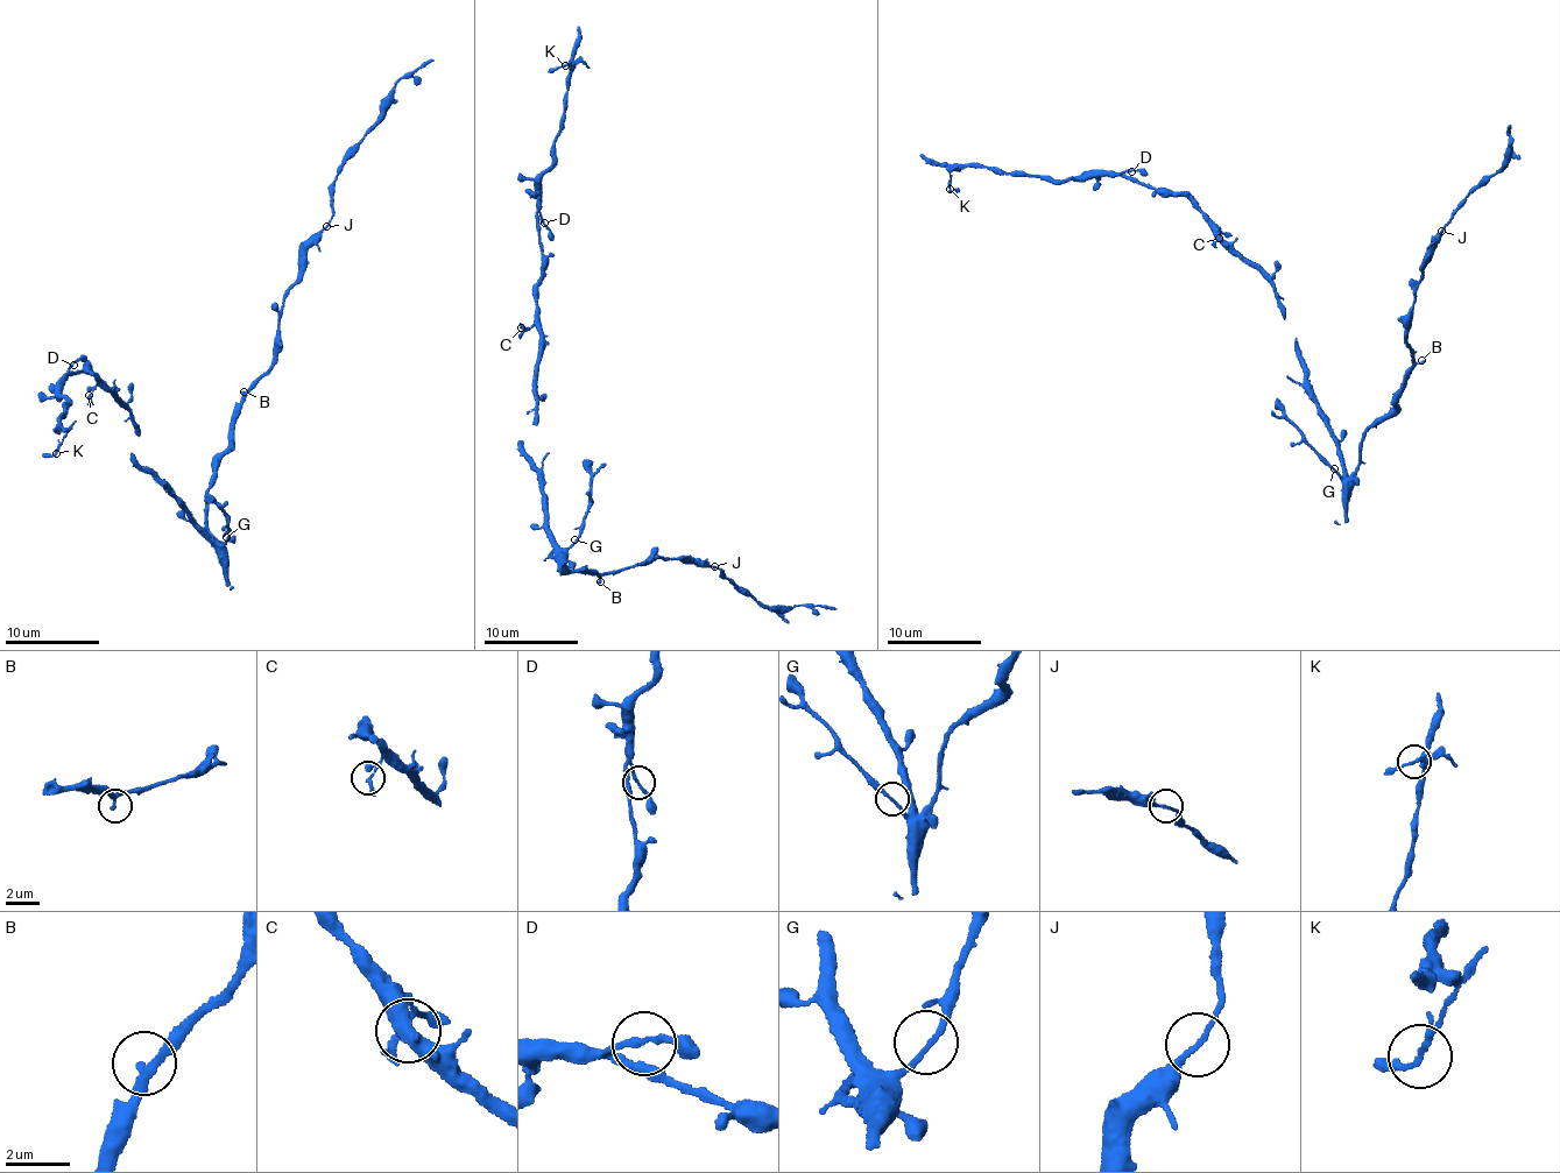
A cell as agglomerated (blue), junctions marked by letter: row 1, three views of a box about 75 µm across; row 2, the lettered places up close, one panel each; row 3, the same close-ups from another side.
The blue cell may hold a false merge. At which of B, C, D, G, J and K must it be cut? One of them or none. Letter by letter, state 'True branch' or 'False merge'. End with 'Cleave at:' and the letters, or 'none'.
B: True branch
C: True branch
D: True branch
G: True branch
J: True branch
K: True branch
Cleave at: none

